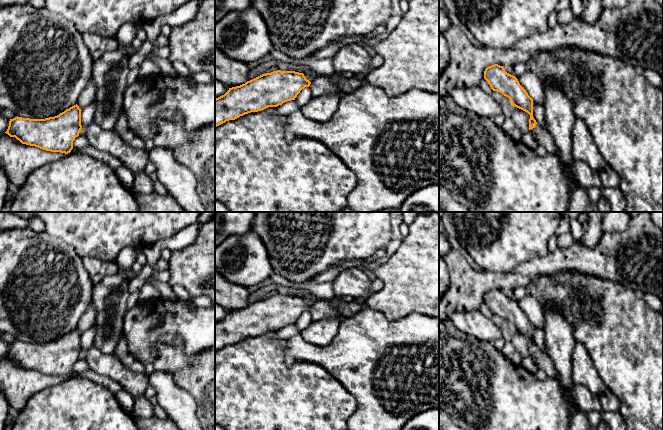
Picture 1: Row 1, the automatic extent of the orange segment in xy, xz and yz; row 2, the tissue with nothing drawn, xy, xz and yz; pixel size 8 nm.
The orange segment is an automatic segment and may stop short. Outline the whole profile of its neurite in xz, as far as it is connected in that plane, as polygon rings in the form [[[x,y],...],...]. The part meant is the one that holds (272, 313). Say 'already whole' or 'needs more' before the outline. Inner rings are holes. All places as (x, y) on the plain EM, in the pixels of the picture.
needs more; [[[277,294],[262,298],[240,310],[229,312],[224,319],[216,322],[215,351],[245,338],[295,324],[305,311],[311,313],[312,322],[329,317],[344,319],[326,300],[317,300],[310,306],[303,297]]]

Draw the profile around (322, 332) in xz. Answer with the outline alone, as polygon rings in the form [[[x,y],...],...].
[[[329,317],[323,320],[313,321],[300,334],[307,343],[324,347],[333,341],[338,333],[342,320],[339,317]]]

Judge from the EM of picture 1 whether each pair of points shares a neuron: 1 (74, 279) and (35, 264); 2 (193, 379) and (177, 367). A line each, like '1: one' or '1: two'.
1: one
2: one

